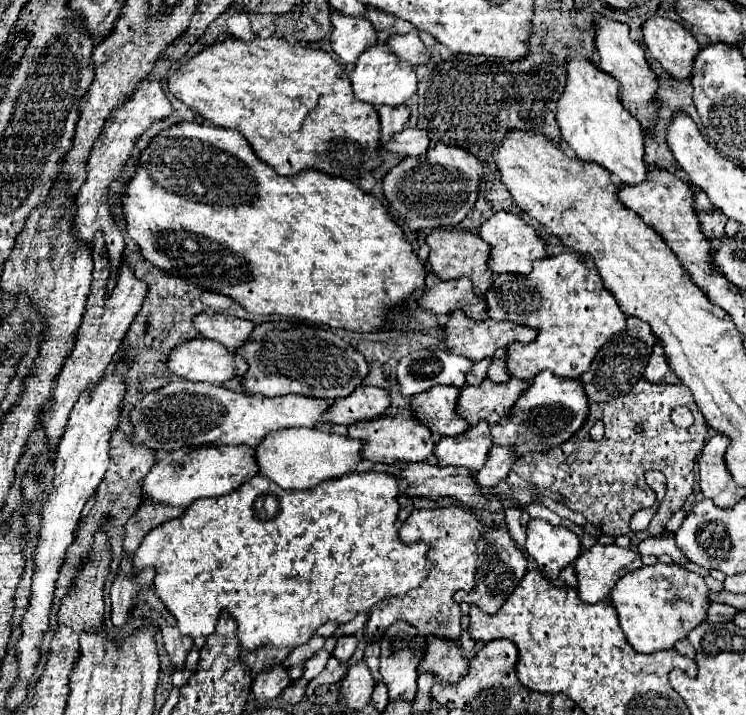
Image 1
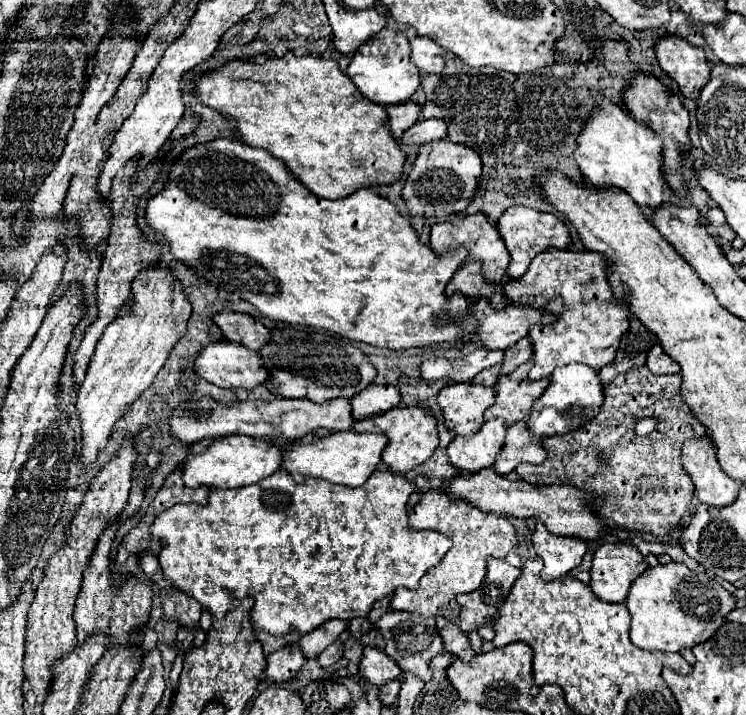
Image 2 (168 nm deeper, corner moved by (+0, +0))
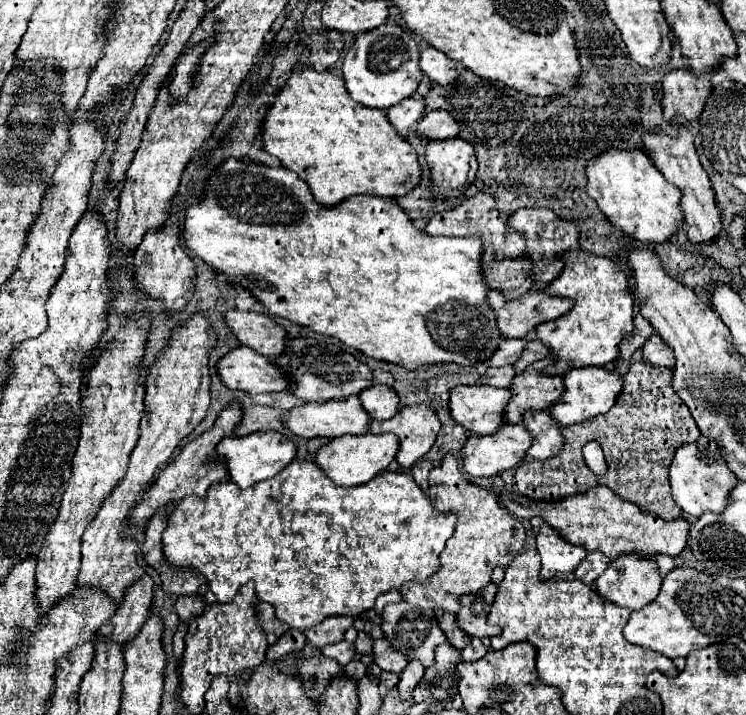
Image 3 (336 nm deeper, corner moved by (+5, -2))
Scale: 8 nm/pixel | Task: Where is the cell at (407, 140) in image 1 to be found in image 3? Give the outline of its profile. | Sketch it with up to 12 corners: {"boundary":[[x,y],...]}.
{"boundary":[[431,111],[417,125],[425,139],[459,135],[447,111]]}

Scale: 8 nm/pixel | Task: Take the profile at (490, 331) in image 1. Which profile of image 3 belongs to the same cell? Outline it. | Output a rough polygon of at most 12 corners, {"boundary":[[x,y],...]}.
{"boundary":[[533,287],[519,299],[487,293],[503,337],[527,337],[575,301]]}

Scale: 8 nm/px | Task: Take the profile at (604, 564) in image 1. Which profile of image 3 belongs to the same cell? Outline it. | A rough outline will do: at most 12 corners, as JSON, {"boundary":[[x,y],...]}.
{"boundary":[[617,557],[595,581],[601,597],[635,611],[655,601],[655,561]]}

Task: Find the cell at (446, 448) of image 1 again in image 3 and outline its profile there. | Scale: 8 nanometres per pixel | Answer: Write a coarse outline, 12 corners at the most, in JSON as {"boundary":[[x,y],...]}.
{"boundary":[[523,425],[473,435],[463,447],[471,477],[515,469],[531,447]]}

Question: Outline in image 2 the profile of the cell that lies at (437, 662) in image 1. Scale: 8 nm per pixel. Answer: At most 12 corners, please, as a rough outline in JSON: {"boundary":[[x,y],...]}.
{"boundary":[[436,619],[446,653],[472,661],[476,651],[466,633],[448,619]]}

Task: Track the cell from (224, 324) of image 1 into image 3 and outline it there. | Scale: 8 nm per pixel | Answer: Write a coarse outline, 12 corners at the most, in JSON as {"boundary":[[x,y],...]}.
{"boundary":[[231,309],[225,321],[243,345],[283,355],[287,331],[267,315]]}

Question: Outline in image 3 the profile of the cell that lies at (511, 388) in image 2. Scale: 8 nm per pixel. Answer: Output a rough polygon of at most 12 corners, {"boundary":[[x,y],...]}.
{"boundary":[[537,361],[515,375],[507,423],[527,409],[549,409],[565,391],[563,377]]}

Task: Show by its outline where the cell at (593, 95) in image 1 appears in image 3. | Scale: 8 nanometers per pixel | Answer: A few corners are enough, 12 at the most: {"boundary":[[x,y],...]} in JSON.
{"boundary":[[643,151],[587,165],[611,225],[665,243],[685,225],[679,189]]}

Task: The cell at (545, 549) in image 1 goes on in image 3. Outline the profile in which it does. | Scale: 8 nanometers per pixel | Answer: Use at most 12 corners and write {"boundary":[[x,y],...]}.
{"boundary":[[551,525],[537,535],[541,575],[571,573],[585,547],[571,545]]}

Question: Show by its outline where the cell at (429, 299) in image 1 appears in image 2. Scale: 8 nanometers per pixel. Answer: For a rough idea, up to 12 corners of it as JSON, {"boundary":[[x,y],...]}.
{"boundary":[[464,263],[446,285],[446,295],[488,299],[494,311],[508,303],[500,285],[480,275],[480,263]]}

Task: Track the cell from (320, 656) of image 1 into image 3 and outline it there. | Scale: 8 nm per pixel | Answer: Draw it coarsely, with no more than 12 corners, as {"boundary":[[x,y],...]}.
{"boundary":[[349,641],[325,645],[323,655],[347,665],[355,657]]}

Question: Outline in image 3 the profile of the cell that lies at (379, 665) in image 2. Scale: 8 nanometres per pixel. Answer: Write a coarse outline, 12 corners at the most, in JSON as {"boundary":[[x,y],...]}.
{"boundary":[[385,639],[373,645],[375,663],[401,673],[409,659]]}

